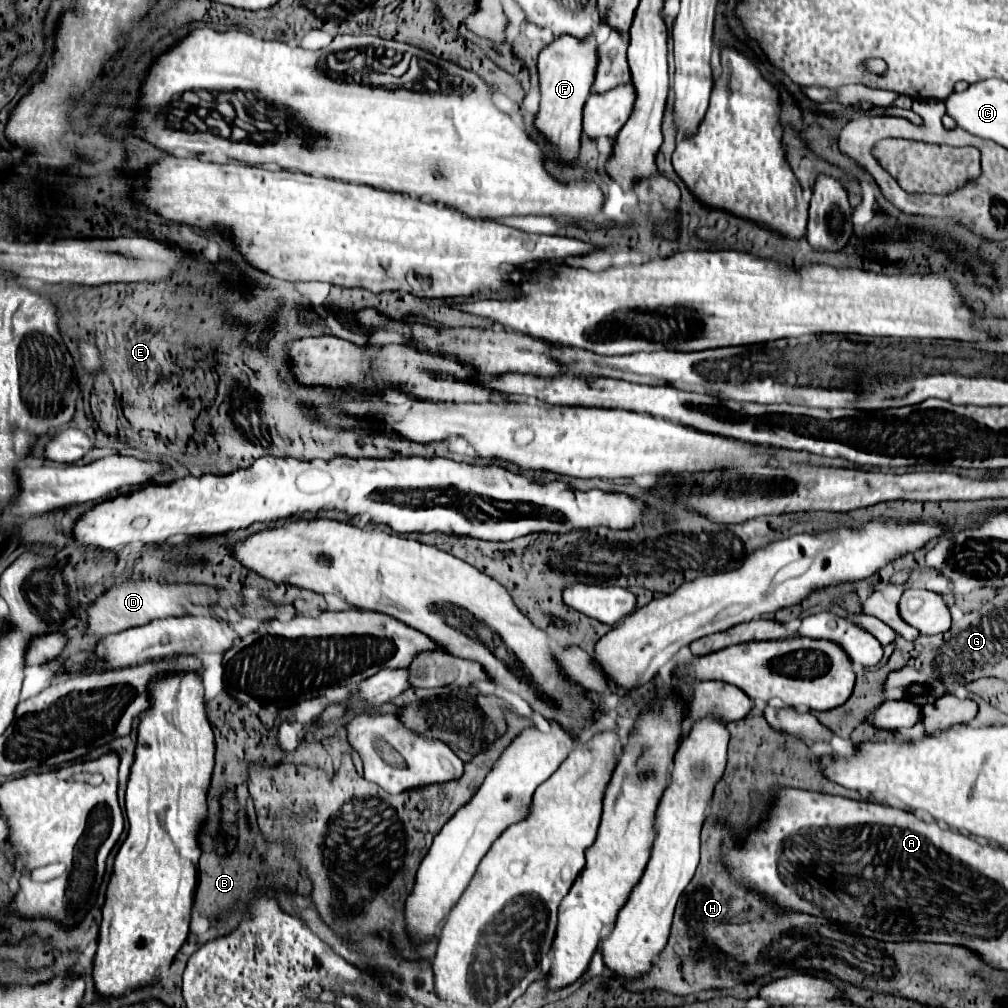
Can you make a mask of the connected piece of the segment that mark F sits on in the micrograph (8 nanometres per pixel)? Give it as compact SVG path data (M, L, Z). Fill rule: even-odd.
M595 31L585 43L577 41L571 35L561 35L539 55L537 71L539 71L539 89L541 89L541 107L535 117L535 129L555 149L555 157L563 165L575 165L579 159L581 117L583 117L581 113L593 85L595 67L597 67Z

